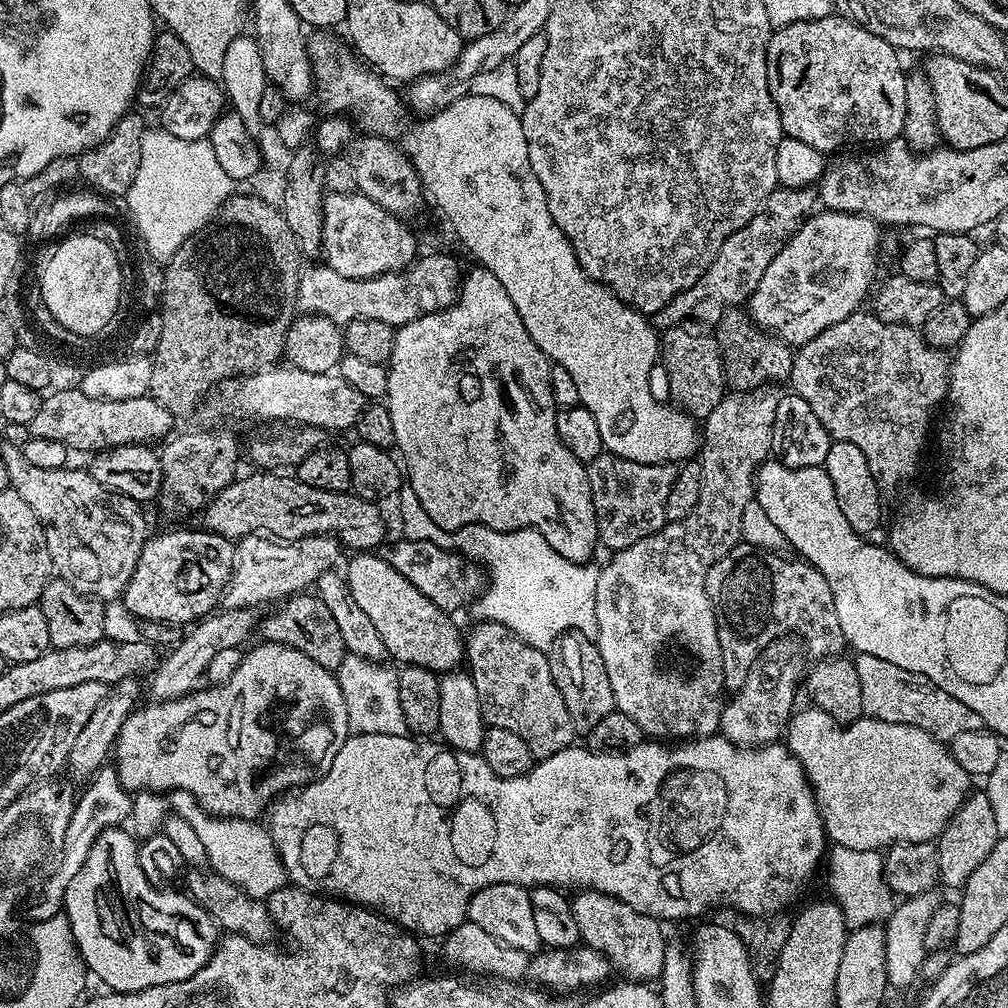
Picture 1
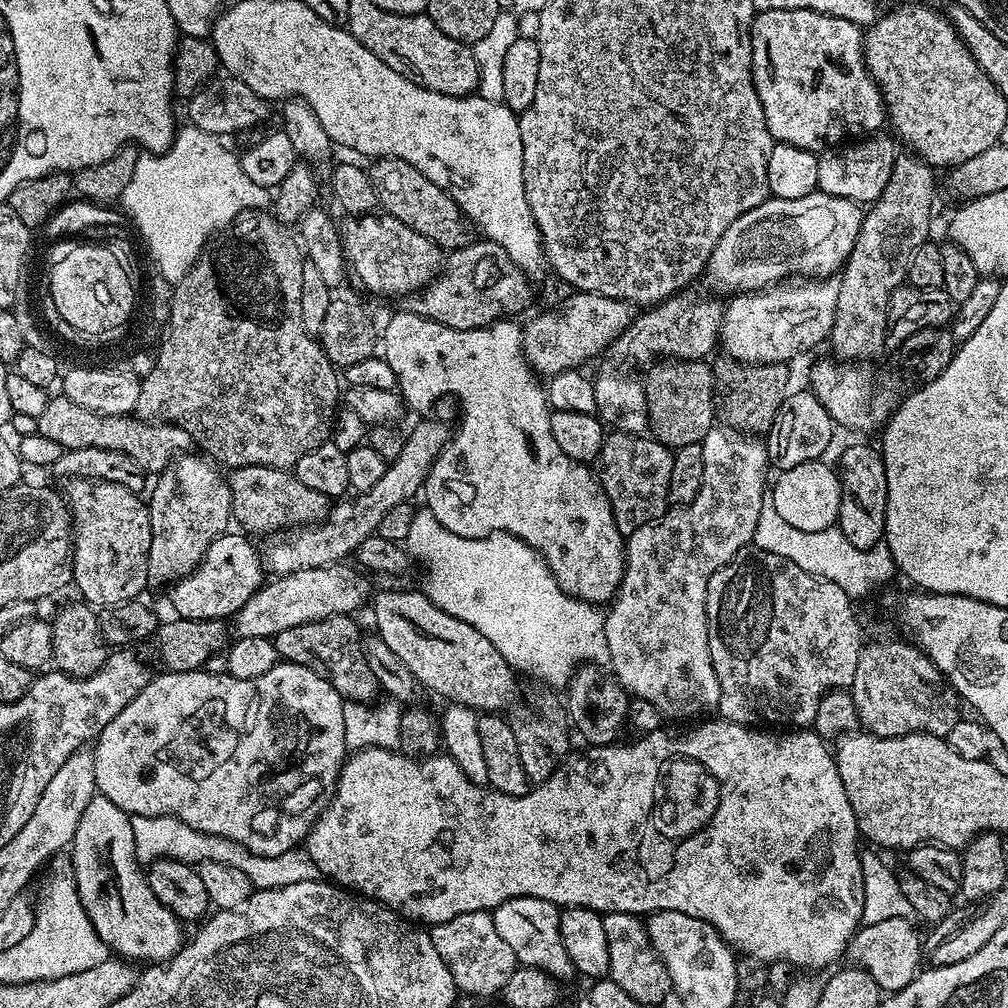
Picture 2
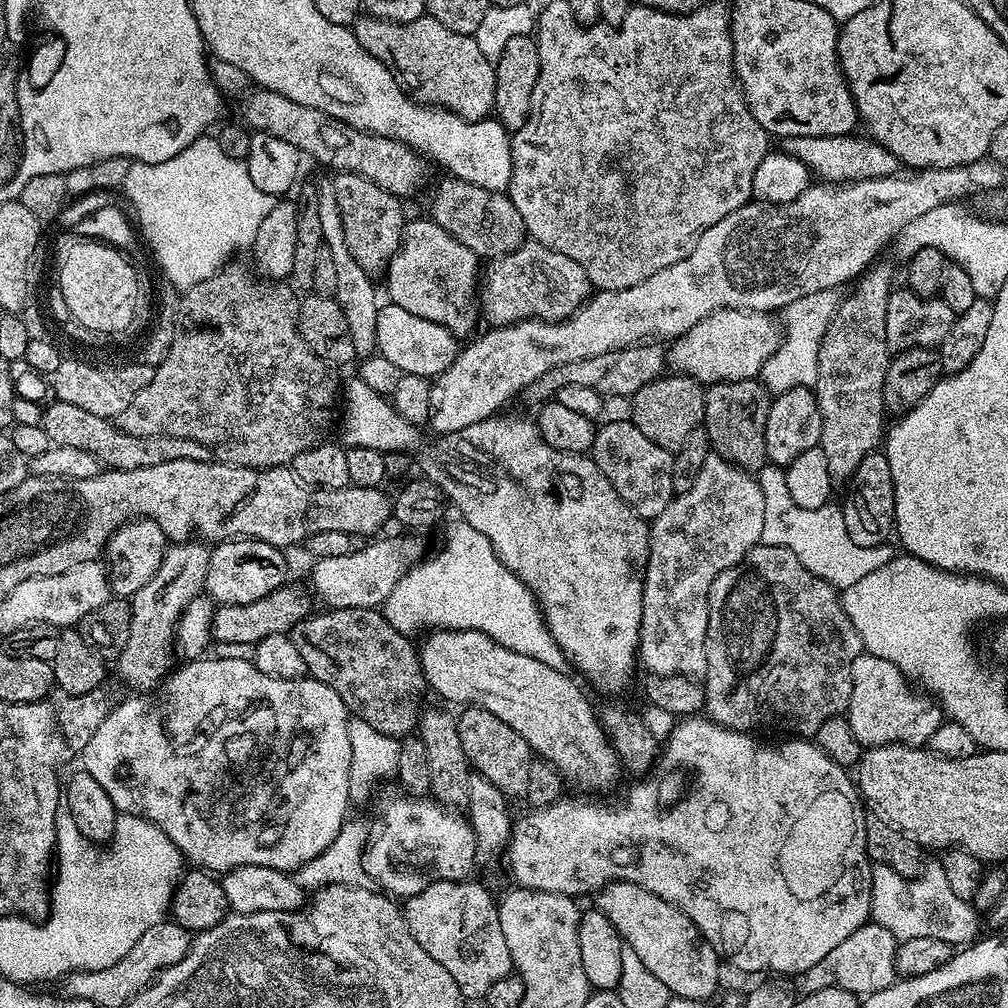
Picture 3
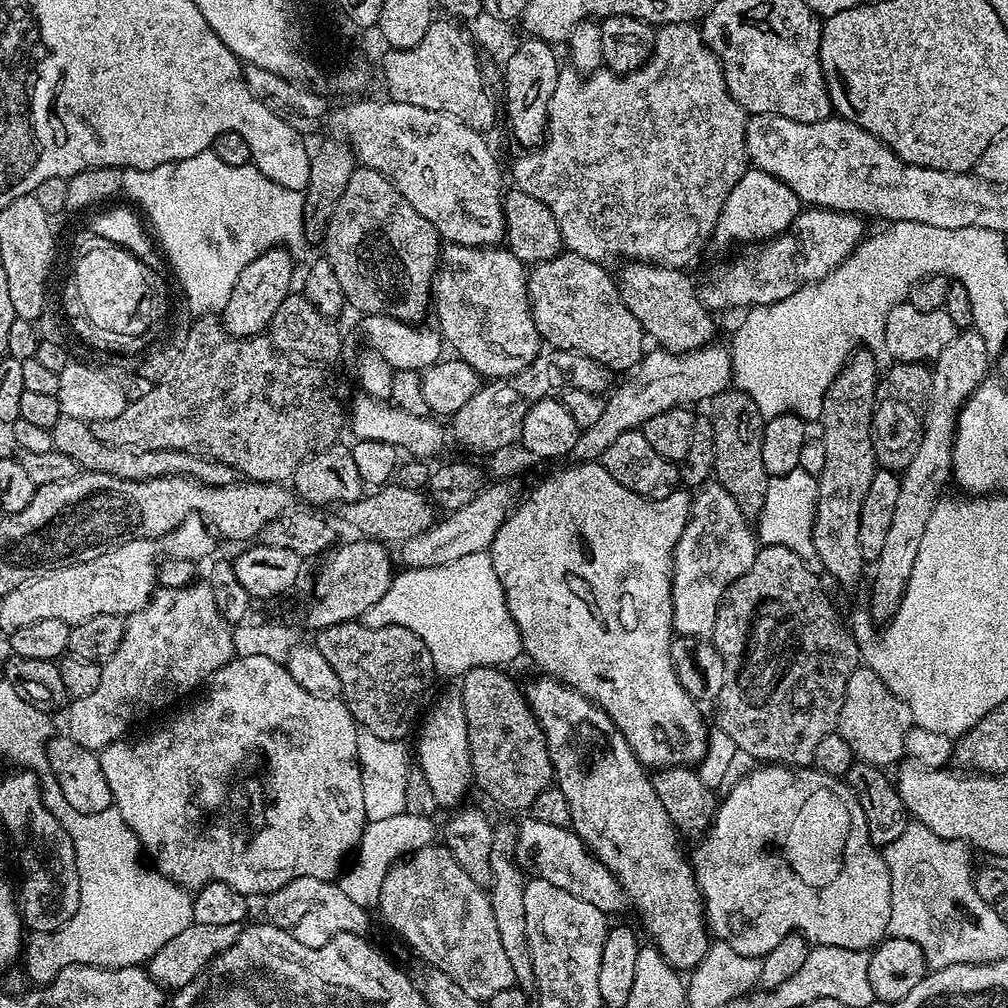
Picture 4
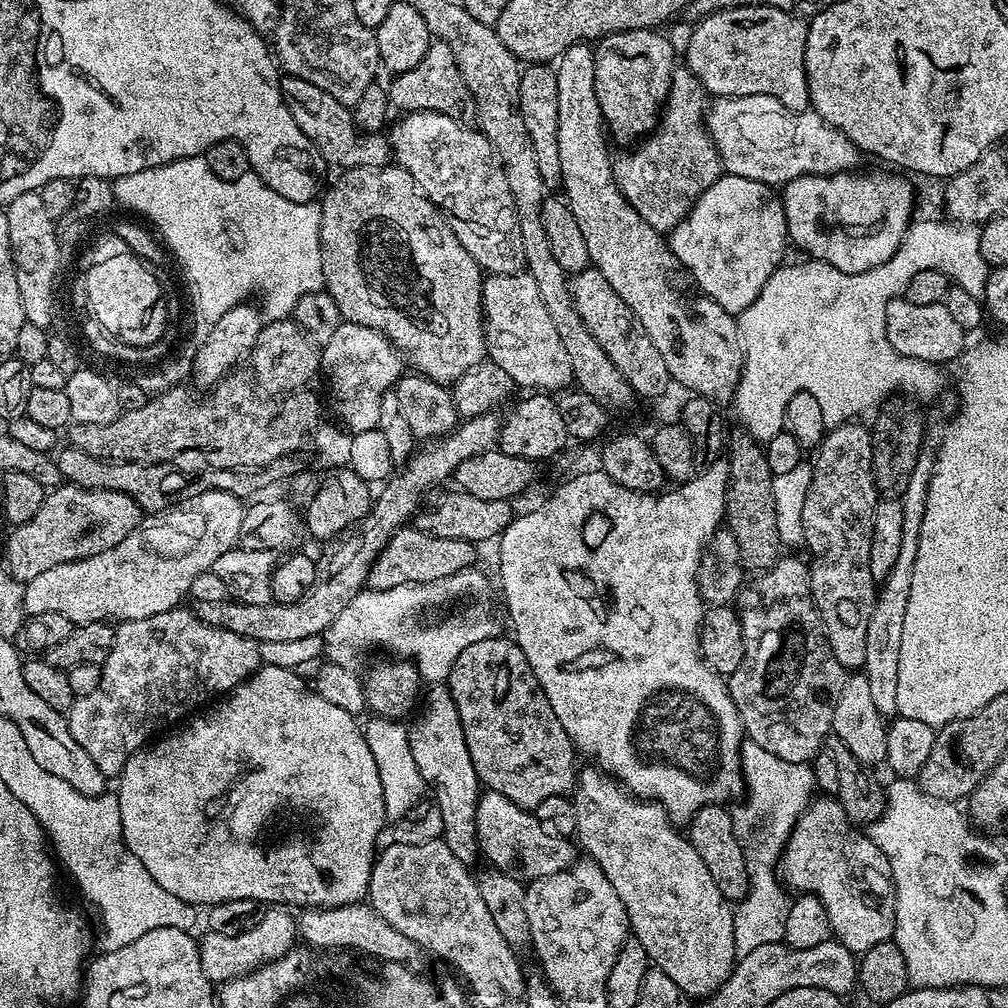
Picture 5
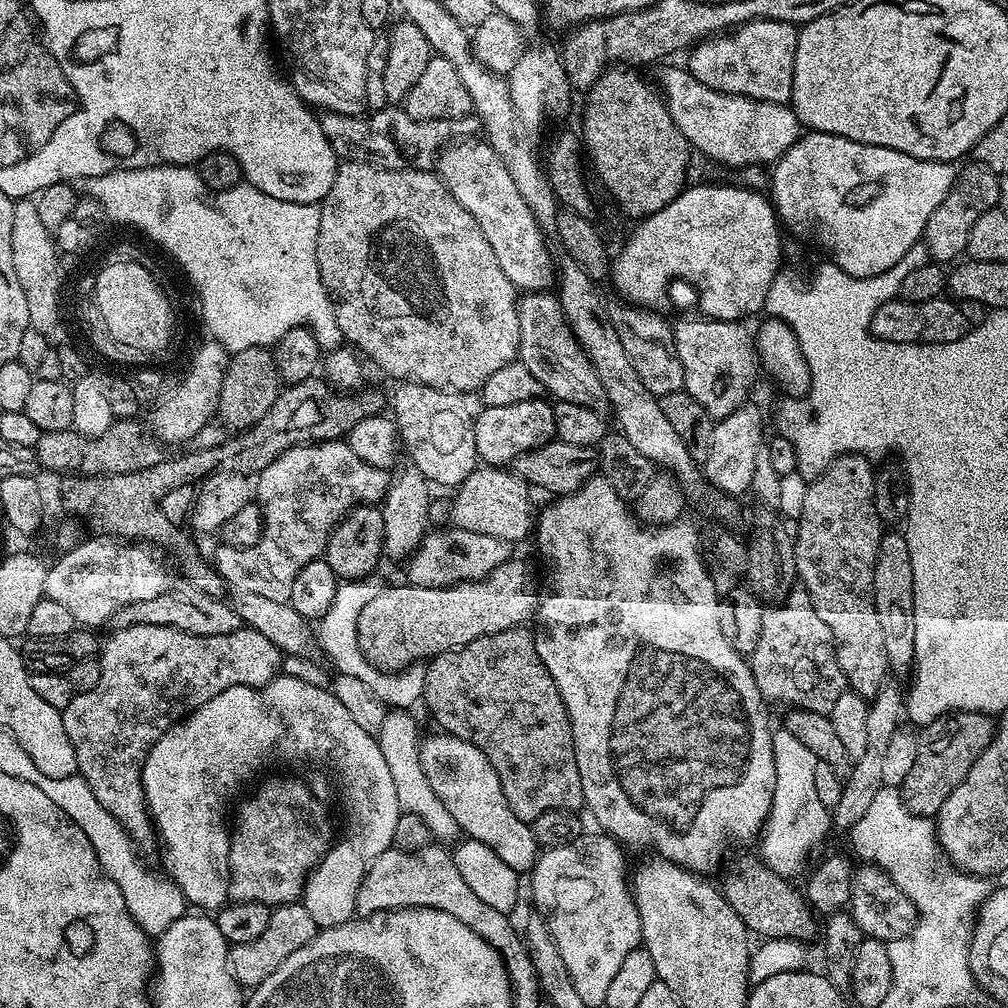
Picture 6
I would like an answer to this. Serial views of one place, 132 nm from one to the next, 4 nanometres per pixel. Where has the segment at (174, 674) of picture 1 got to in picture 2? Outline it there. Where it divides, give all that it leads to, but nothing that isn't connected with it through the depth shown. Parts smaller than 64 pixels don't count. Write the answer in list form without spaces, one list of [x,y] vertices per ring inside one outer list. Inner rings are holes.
[[[344,562],[327,564],[321,568],[298,570],[269,579],[261,584],[250,602],[246,602],[246,606],[242,606],[242,610],[236,613],[235,635],[246,638],[275,638],[282,634],[282,630],[290,630],[306,622],[355,613],[355,608],[362,607],[368,596],[369,577],[363,571],[355,567],[347,568],[348,566]]]

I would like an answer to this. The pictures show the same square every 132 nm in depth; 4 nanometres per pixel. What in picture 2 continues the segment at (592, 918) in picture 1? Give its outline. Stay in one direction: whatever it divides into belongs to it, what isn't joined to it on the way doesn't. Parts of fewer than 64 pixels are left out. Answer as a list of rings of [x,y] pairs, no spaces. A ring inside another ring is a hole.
[[[606,912],[603,913],[606,928],[606,950],[610,952],[610,966],[608,976],[630,998],[642,1002],[645,1006],[660,1004],[667,996],[673,995],[670,974],[666,966],[656,955],[654,946],[648,937],[645,921],[634,912]]]

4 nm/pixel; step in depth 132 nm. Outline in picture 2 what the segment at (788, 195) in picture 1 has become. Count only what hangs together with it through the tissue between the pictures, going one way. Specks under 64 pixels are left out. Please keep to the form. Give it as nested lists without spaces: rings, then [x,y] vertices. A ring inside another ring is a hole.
[[[691,292],[670,296],[641,311],[630,327],[620,335],[618,349],[620,348],[621,358],[637,360],[643,366],[648,366],[661,358],[704,360],[711,357],[712,347],[717,347],[720,339],[724,304],[716,301],[715,295],[699,296],[698,293]]]

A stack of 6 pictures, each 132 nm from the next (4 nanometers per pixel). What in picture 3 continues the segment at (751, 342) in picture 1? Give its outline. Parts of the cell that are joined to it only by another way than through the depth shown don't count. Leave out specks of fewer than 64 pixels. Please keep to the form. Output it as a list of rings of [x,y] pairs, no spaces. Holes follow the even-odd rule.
[[[759,379],[707,385],[702,426],[708,432],[711,451],[745,472],[759,473],[769,463],[766,454],[766,414],[772,401],[773,397]]]

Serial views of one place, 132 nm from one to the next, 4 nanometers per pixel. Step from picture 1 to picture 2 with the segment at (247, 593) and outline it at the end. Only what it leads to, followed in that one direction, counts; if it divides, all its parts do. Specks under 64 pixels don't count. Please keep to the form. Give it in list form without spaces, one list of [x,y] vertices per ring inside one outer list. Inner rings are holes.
[[[424,420],[421,424],[416,424],[405,435],[402,454],[394,458],[388,465],[386,474],[382,474],[381,480],[368,492],[362,492],[353,495],[353,500],[349,498],[341,499],[333,503],[328,510],[328,517],[320,521],[319,524],[309,524],[307,526],[297,526],[291,530],[285,531],[279,538],[272,538],[267,541],[268,549],[263,549],[262,563],[269,573],[276,576],[285,576],[298,570],[310,570],[311,568],[321,568],[327,564],[338,564],[347,561],[355,553],[356,547],[366,539],[367,536],[373,535],[379,529],[382,517],[389,510],[394,510],[394,506],[411,501],[412,495],[419,493],[424,487],[424,480],[432,468],[436,457],[440,455],[441,450],[448,445],[450,439],[450,428],[444,420]]]

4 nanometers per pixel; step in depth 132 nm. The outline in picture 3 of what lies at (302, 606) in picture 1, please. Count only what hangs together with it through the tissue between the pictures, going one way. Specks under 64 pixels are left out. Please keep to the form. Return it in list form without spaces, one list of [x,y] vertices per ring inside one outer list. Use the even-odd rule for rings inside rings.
[[[333,608],[324,610],[321,616],[309,614],[303,620],[299,620],[290,633],[295,649],[298,654],[302,654],[302,660],[307,672],[307,675],[313,680],[322,682],[326,686],[330,686],[330,690],[334,690],[338,694],[338,698],[342,698],[342,702],[348,707],[349,713],[355,719],[362,722],[370,722],[370,726],[374,726],[374,730],[378,730],[387,736],[403,738],[409,735],[417,727],[422,711],[422,703],[420,704],[420,695],[426,692],[426,681],[424,671],[420,665],[420,654],[417,645],[411,644],[409,637],[405,633],[394,630],[394,626],[390,626],[390,622],[384,617],[383,611],[374,608]]]

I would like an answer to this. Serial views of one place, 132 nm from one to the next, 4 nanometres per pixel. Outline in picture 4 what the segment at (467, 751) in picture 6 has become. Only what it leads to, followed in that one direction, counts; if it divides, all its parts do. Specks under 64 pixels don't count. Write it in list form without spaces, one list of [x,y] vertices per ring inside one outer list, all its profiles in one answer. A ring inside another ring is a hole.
[[[525,818],[514,832],[514,859],[525,873],[549,880],[554,886],[574,894],[574,898],[598,906],[598,910],[606,914],[622,911],[624,904],[626,908],[626,897],[618,878],[588,850],[571,827],[549,826],[547,822]]]

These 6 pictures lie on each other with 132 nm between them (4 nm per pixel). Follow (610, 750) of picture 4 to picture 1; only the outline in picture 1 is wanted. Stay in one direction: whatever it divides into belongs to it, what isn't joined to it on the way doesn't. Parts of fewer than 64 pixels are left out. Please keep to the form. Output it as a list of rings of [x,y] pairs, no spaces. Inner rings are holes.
[[[364,550],[353,556],[356,557],[346,571],[350,594],[354,594],[359,608],[366,610],[370,622],[374,622],[382,642],[386,642],[389,657],[401,660],[401,665],[429,668],[437,674],[459,669],[466,656],[466,640],[456,629],[453,617],[398,574],[383,555]]]

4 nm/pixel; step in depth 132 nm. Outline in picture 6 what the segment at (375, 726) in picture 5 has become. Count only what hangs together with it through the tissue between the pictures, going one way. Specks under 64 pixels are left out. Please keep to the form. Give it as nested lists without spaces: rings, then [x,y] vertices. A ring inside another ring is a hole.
[[[407,708],[387,709],[378,733],[380,749],[382,755],[386,757],[386,766],[390,766],[390,778],[394,782],[394,791],[398,794],[398,806],[401,813],[409,812],[415,817],[422,818],[437,841],[448,842],[444,840],[452,839],[455,841],[461,835],[460,827],[458,822],[454,822],[454,814],[450,814],[450,810],[446,810],[442,798],[438,798],[438,794],[434,794],[430,781],[426,779],[426,774],[422,771],[420,761],[422,736],[412,715],[413,713]]]

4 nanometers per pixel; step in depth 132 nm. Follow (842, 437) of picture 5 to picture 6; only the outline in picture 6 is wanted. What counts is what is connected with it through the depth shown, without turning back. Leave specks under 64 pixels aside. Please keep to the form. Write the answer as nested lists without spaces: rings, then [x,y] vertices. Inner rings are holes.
[[[848,452],[833,460],[821,476],[809,483],[798,527],[800,529],[794,532],[796,575],[799,583],[810,594],[810,602],[814,610],[818,610],[818,618],[830,626],[845,685],[865,698],[876,696],[880,687],[889,679],[890,669],[874,602],[874,562],[878,558],[882,521],[874,506],[873,461],[866,456],[859,456],[857,452]]]

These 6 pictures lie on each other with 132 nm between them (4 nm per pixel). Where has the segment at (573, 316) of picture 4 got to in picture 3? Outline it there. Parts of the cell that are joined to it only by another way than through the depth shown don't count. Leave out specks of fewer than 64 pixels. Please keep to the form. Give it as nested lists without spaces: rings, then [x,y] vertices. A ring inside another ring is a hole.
[[[525,242],[518,250],[514,250],[508,256],[499,257],[495,261],[496,268],[488,273],[483,273],[482,287],[478,292],[478,304],[482,309],[482,316],[492,326],[505,324],[517,324],[519,320],[564,320],[573,316],[585,300],[593,295],[594,289],[588,280],[586,270],[574,262],[574,258],[566,258],[566,254],[558,254],[558,250],[550,250],[546,246],[535,242]]]

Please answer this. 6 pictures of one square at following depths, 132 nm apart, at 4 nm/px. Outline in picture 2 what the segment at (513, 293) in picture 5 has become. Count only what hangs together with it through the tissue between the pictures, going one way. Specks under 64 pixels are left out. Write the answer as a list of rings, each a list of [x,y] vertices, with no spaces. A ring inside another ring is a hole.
[[[364,214],[359,218],[348,218],[342,224],[342,239],[344,242],[344,254],[354,276],[357,276],[366,287],[380,296],[397,296],[403,298],[410,292],[419,292],[428,284],[431,284],[440,275],[442,267],[442,250],[430,238],[422,238],[418,230],[410,230],[402,222],[387,214]]]

